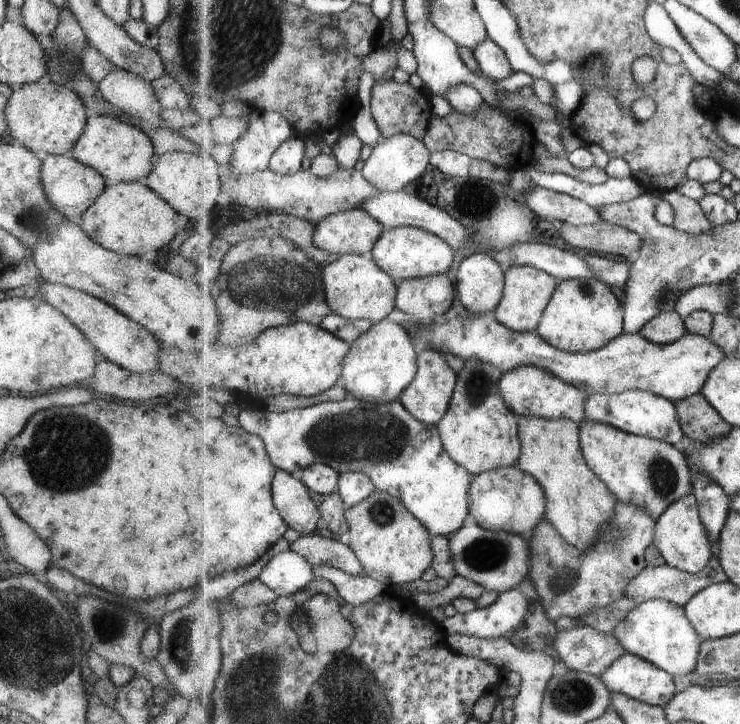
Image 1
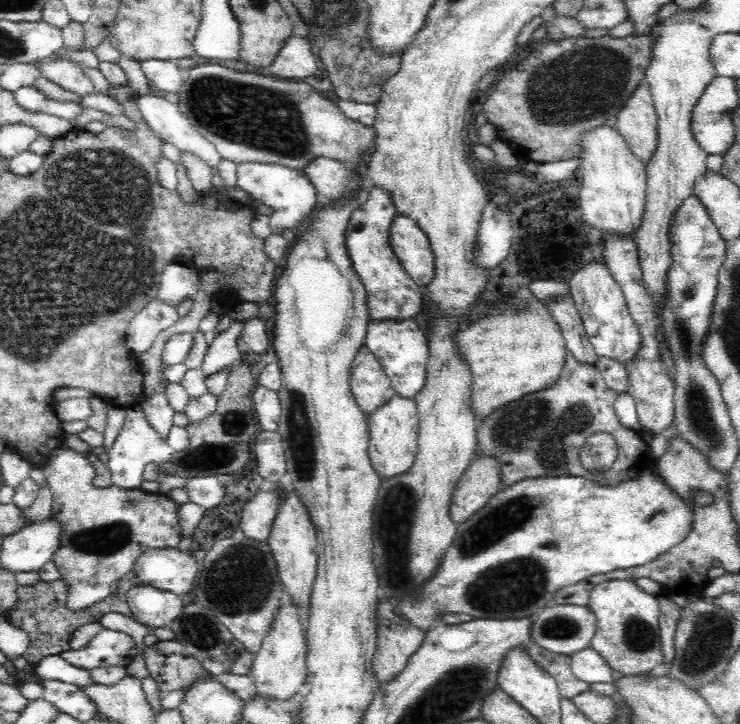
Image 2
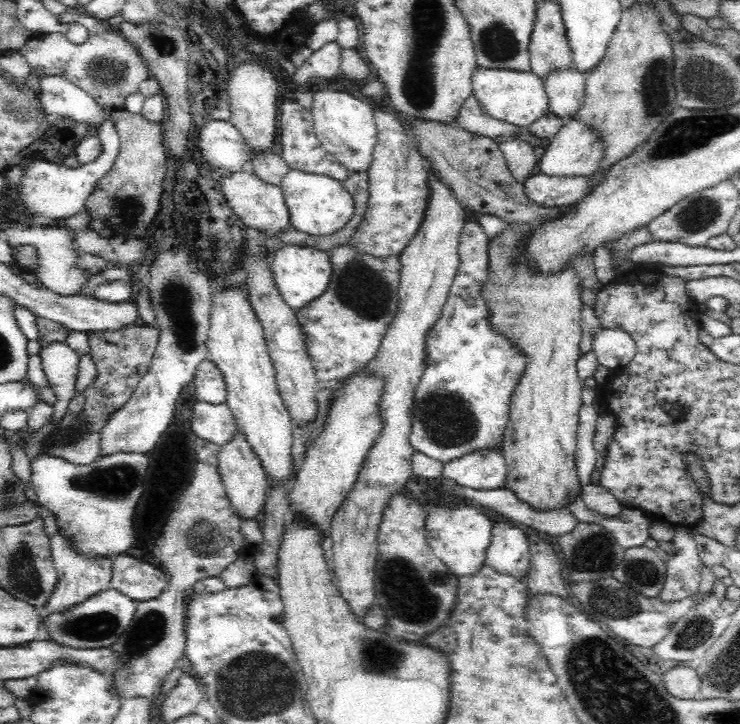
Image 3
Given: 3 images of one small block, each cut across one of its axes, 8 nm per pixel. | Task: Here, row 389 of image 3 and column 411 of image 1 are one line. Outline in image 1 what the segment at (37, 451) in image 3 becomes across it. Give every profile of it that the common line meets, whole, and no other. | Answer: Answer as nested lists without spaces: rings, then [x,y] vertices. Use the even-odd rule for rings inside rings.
[[[391,77],[389,80],[379,78],[377,84],[371,90],[371,112],[377,126],[381,129],[384,138],[395,136],[395,134],[411,134],[419,140],[424,140],[431,118],[433,118],[432,104],[424,96],[421,89],[413,88],[407,84],[403,85]]]

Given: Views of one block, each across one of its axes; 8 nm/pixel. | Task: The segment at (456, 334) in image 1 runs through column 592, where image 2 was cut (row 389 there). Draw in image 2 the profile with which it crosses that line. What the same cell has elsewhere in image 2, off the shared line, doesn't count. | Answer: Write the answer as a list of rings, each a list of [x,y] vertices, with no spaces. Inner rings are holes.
[[[362,345],[350,369],[351,392],[360,409],[368,416],[395,394],[390,379],[384,374],[379,360]]]

